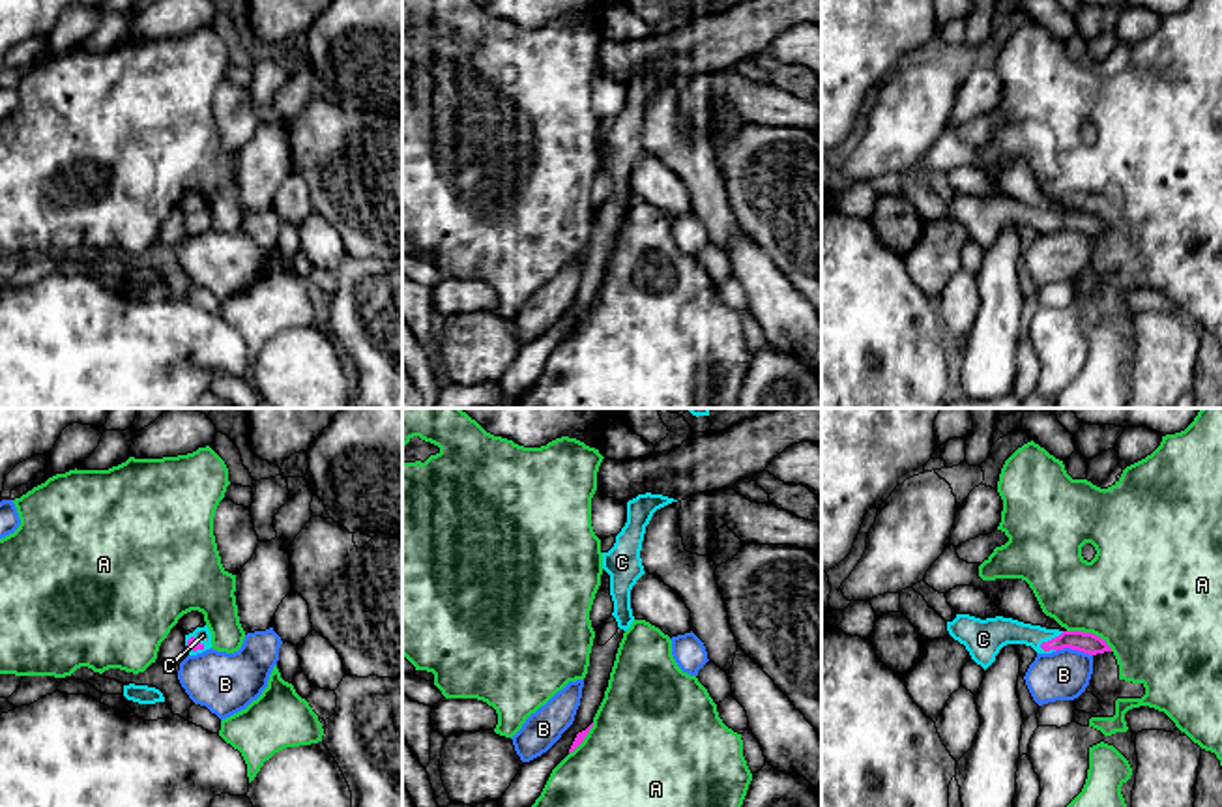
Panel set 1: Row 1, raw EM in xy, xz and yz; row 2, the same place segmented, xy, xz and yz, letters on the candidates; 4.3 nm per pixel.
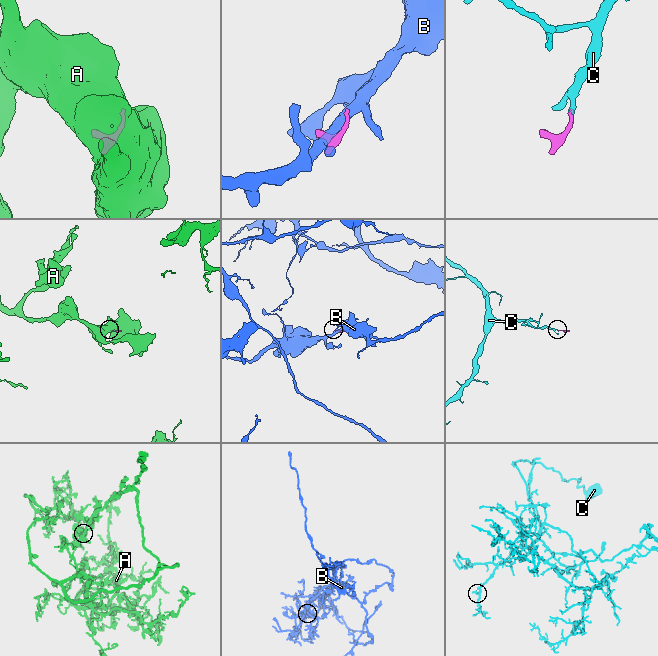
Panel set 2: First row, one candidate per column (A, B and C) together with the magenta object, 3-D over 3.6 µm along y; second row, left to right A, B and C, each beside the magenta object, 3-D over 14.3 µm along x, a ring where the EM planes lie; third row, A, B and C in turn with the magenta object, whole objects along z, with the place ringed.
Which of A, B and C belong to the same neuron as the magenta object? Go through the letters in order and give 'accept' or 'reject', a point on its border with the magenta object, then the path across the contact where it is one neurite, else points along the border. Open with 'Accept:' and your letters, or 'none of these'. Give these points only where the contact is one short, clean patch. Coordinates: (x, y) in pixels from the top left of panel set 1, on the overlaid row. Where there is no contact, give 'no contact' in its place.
Accept: C
A: reject; meets magenta in yz at (1090, 633)
B: reject; meets magenta in yz at (1075, 648)
C: accept; meets magenta in yz at (1052, 639); runs through yz (1088, 643), (1052, 639), (1026, 633), (994, 633)

